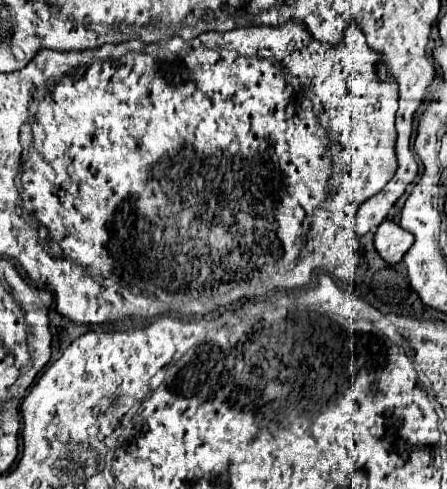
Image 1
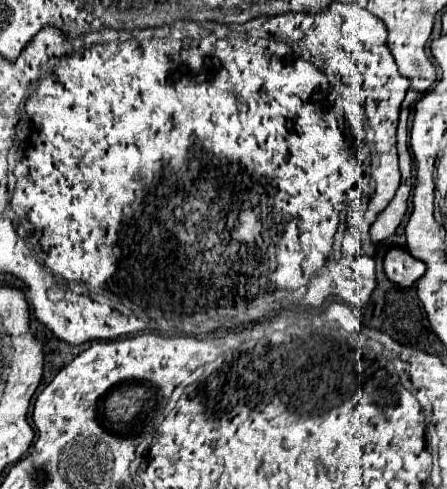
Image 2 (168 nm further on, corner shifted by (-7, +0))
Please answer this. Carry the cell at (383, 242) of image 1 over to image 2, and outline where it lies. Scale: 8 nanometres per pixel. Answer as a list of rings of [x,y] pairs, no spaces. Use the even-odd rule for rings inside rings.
[[[399,245],[387,249],[383,263],[385,263],[387,277],[401,287],[413,285],[425,273],[425,263],[415,259],[405,247]]]

